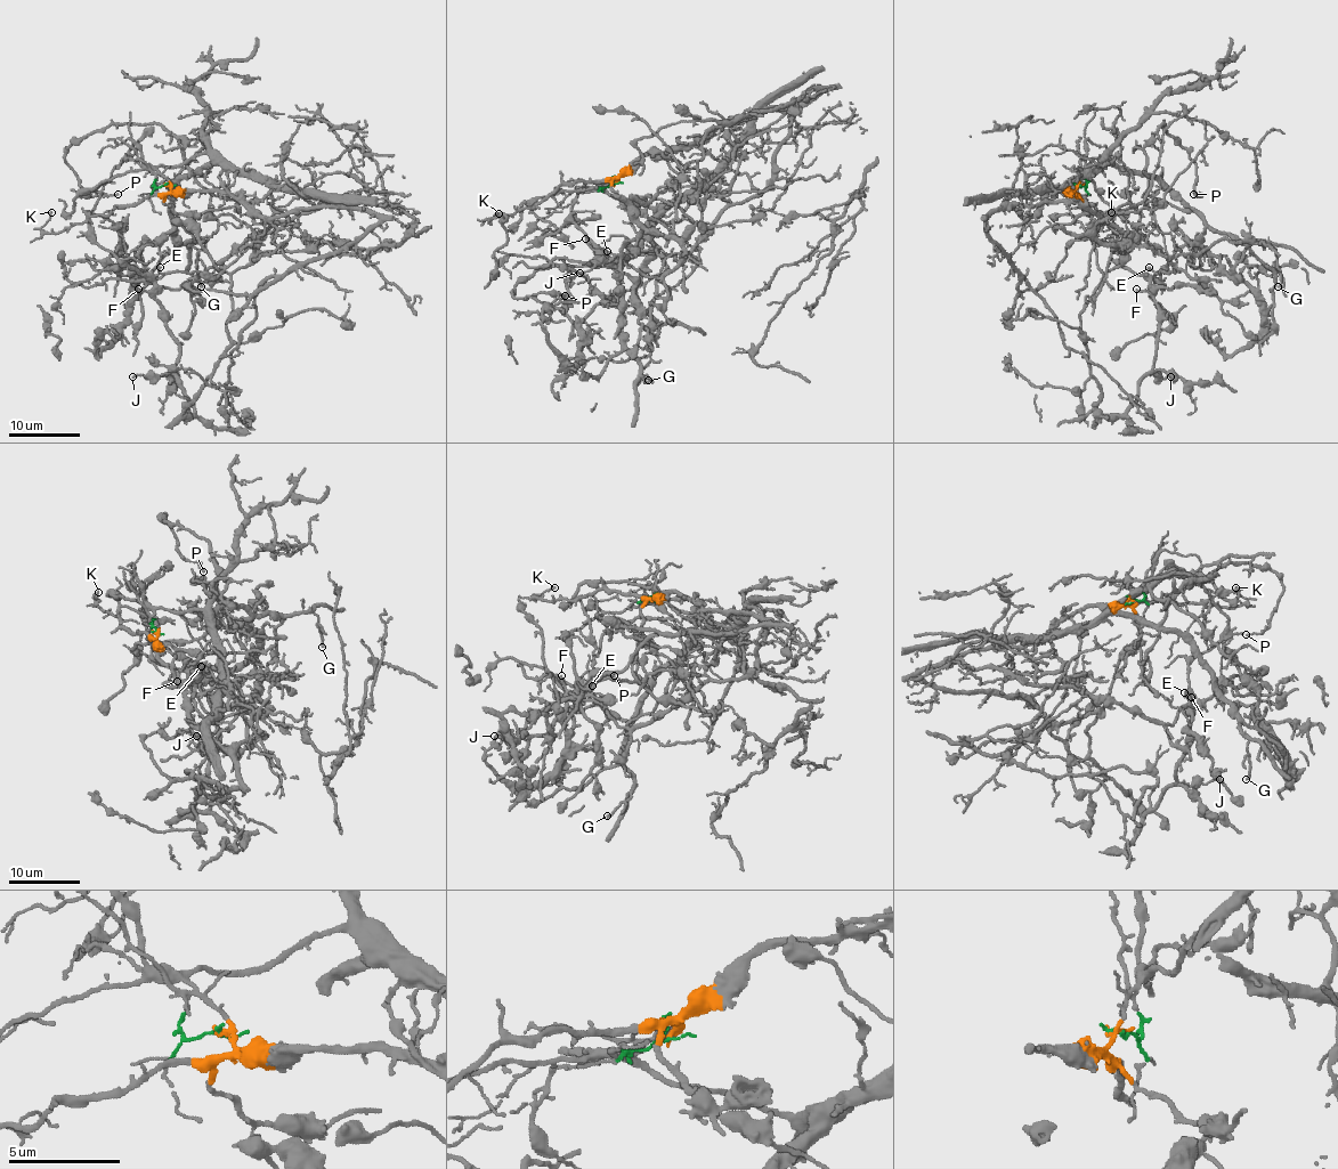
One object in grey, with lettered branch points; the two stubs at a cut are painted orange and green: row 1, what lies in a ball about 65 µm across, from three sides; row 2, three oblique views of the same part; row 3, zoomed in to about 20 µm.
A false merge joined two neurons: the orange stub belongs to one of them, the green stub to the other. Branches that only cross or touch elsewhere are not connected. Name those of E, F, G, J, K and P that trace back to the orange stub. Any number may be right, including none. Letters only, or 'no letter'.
E, F, J, K

